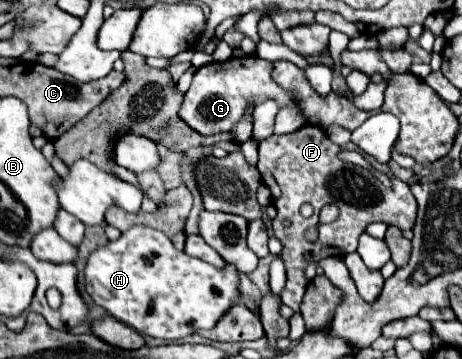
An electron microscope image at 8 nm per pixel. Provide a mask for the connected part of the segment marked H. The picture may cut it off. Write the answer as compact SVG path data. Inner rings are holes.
M142 226L94 250L84 276L96 304L136 332L164 340L180 340L202 328L214 328L232 306L242 304L240 272L234 264L216 268L176 250L164 232Z

